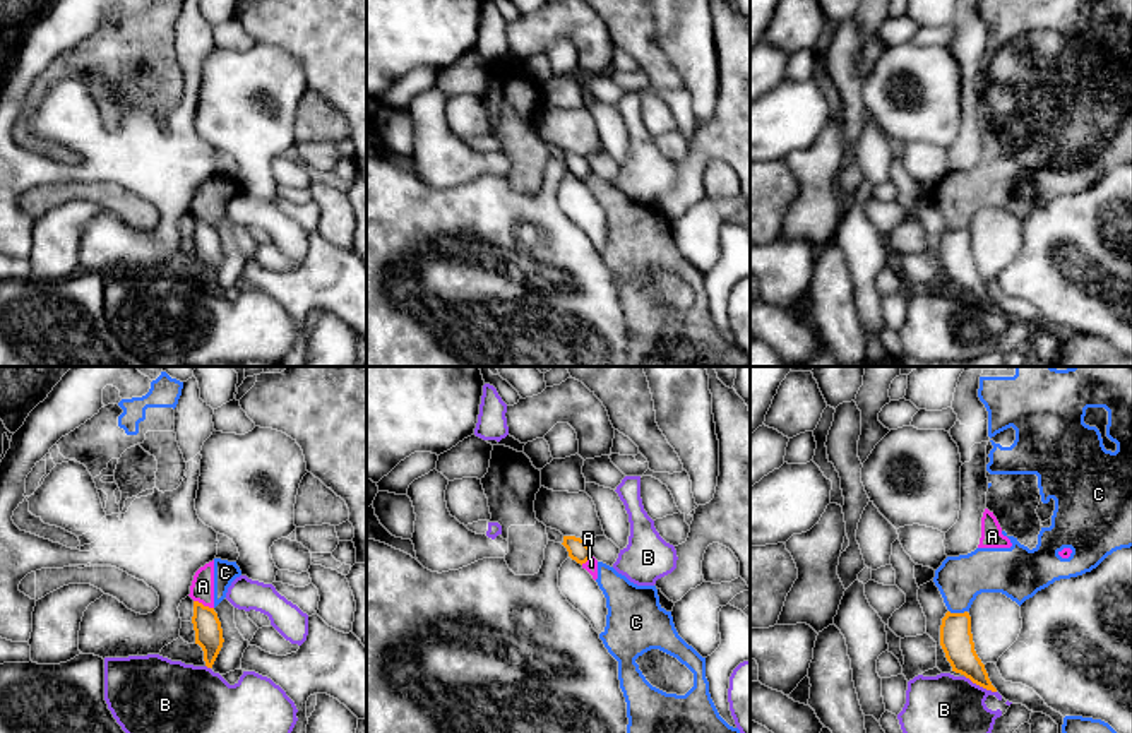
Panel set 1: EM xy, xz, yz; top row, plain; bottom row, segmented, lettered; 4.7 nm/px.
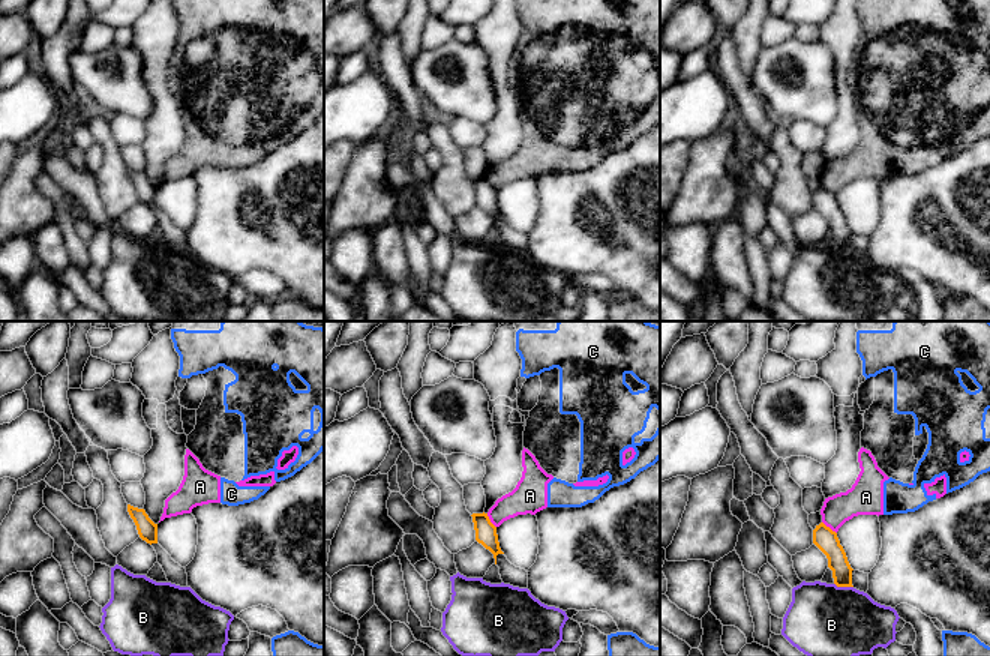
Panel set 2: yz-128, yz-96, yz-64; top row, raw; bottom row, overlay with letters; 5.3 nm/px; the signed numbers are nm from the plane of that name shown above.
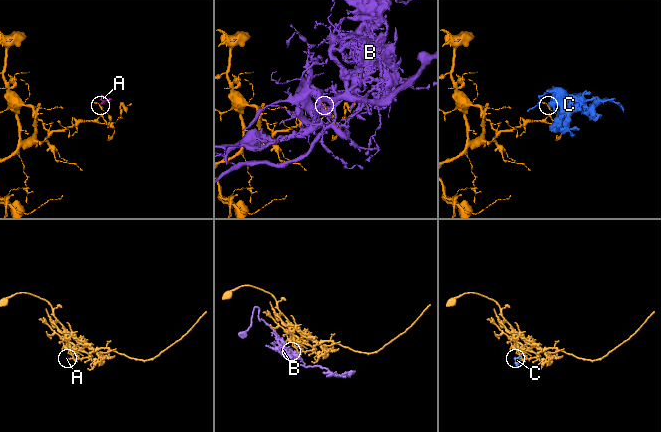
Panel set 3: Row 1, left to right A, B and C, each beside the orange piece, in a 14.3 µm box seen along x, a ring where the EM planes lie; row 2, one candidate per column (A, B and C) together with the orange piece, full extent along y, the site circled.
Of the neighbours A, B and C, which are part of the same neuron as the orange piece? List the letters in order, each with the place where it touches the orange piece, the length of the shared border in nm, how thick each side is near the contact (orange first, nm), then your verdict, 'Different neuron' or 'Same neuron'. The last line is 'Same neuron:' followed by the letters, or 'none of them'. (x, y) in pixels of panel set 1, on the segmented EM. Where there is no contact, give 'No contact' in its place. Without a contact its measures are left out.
A: Touches orange at xy (202, 605). Shared border 100 nm. Thickness 130 nm (orange) against 110 nm. Different neuron
B: Touches orange at yz (980, 685). Shared border 170 nm. Thickness 160 nm (orange) against 280 nm. Different neuron
C: Touches orange at yz (958, 613). Shared border 90 nm. Thickness 160 nm (orange) against 220 nm. Different neuron
Same neuron: none of them

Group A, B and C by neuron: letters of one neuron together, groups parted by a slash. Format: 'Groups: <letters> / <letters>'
Groups: A C / B

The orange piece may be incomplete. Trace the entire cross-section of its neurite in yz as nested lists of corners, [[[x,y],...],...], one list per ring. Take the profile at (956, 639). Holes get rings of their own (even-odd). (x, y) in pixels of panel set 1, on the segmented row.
[[[968,611],[945,613],[940,625],[940,646],[952,666],[952,671],[964,675],[973,683],[986,690],[997,692],[988,678],[985,664],[974,651],[971,617]]]

